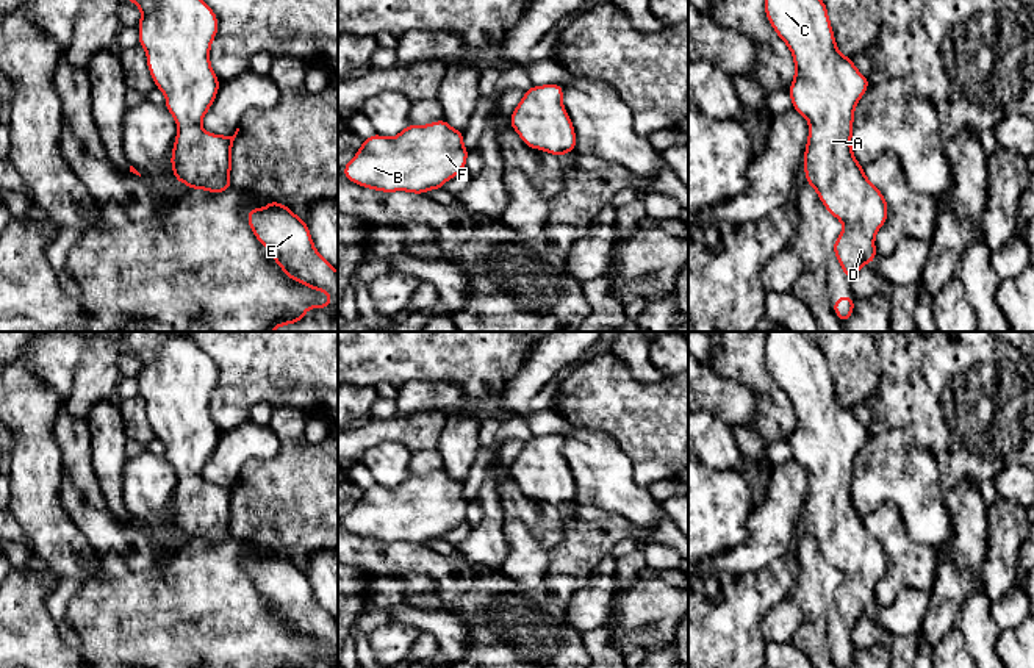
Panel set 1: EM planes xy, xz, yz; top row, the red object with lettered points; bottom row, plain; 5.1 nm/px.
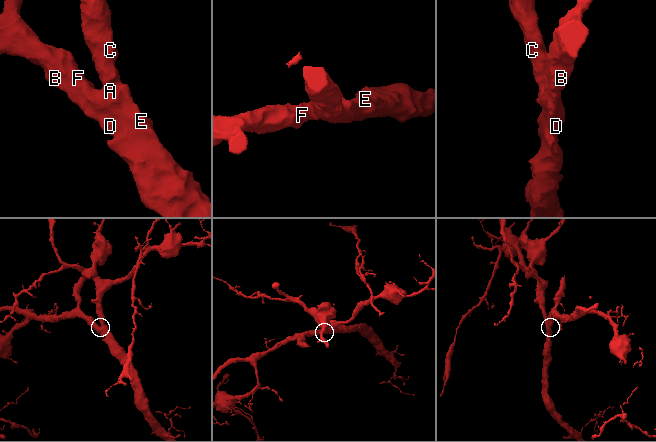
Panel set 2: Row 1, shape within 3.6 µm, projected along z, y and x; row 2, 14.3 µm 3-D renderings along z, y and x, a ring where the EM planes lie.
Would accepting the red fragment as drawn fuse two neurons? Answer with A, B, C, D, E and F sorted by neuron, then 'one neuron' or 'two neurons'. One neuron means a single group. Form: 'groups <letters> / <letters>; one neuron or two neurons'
groups A B C D E F; one neuron

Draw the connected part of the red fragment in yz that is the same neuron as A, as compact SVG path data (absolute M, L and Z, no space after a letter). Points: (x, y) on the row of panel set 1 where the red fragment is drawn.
M765 0L765 14L795 59L795 78L788 92L793 110L809 120L802 161L806 180L818 192L824 208L843 224L832 252L845 275L853 280L862 266L876 260L874 236L889 213L882 192L865 177L851 149L854 108L870 81L851 58L837 50L823 0Z

